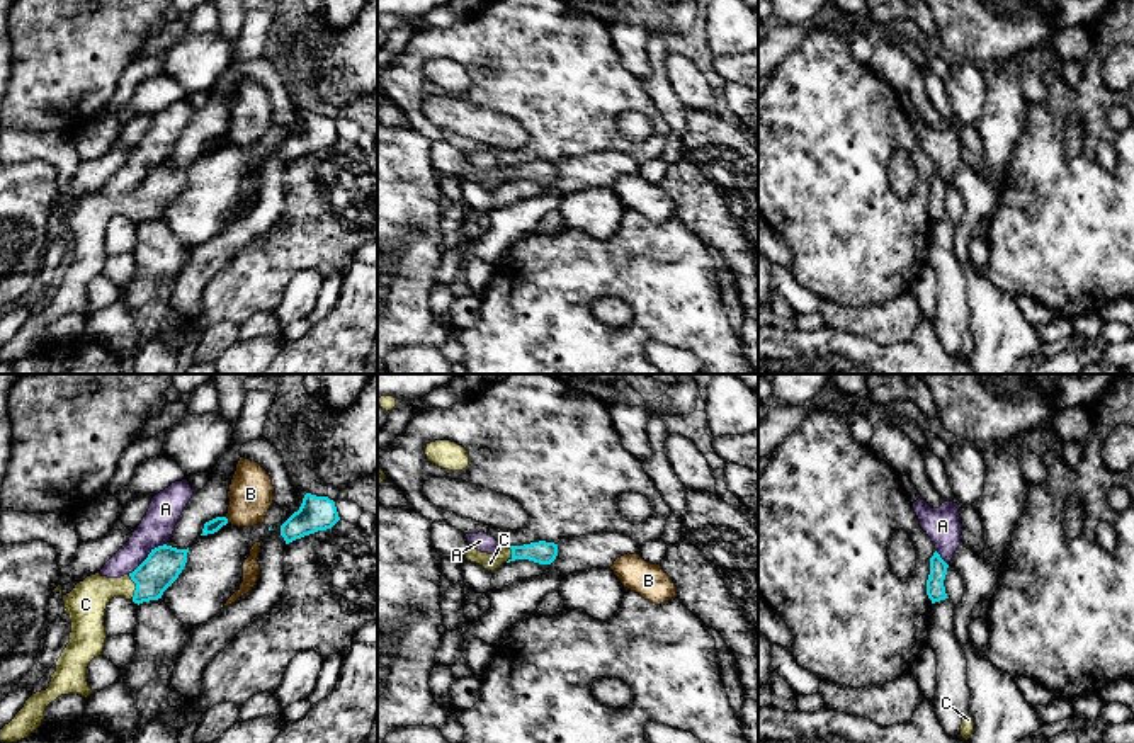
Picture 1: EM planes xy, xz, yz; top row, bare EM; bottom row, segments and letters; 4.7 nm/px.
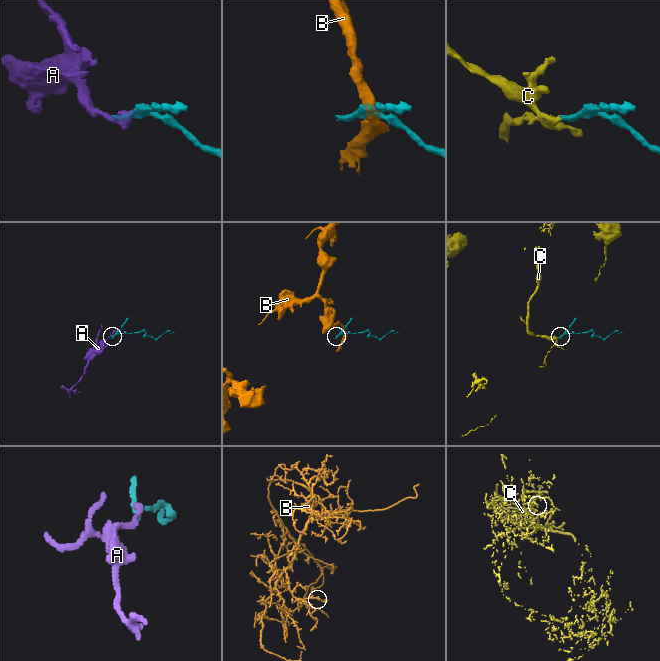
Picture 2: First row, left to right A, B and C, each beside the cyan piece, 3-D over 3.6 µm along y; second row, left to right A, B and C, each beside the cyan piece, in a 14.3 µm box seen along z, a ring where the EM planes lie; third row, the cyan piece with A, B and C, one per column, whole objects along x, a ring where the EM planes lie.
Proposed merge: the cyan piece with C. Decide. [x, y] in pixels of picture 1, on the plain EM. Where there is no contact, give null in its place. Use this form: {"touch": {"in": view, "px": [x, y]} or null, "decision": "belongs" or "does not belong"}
{"touch": {"in": "xy", "px": [136, 206]}, "decision": "belongs"}

